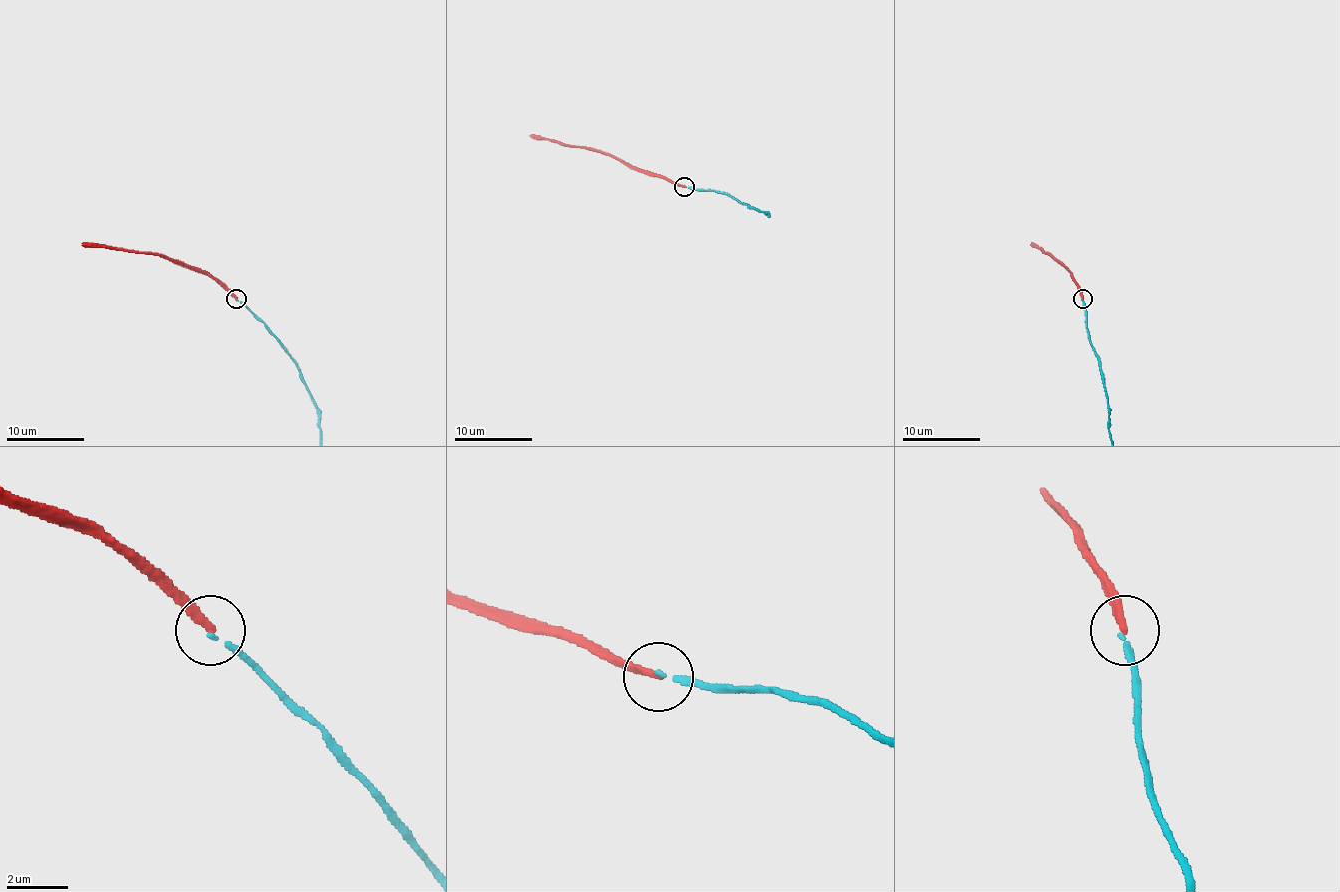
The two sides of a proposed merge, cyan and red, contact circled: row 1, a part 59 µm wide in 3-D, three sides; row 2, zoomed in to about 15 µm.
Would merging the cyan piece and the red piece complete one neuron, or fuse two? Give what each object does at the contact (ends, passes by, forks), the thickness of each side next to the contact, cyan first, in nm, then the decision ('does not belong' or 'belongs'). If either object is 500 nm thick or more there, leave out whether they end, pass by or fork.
cyan ends there; red ends there; 140 nm thick on the cyan side, 280 nm on the other; does not belong

